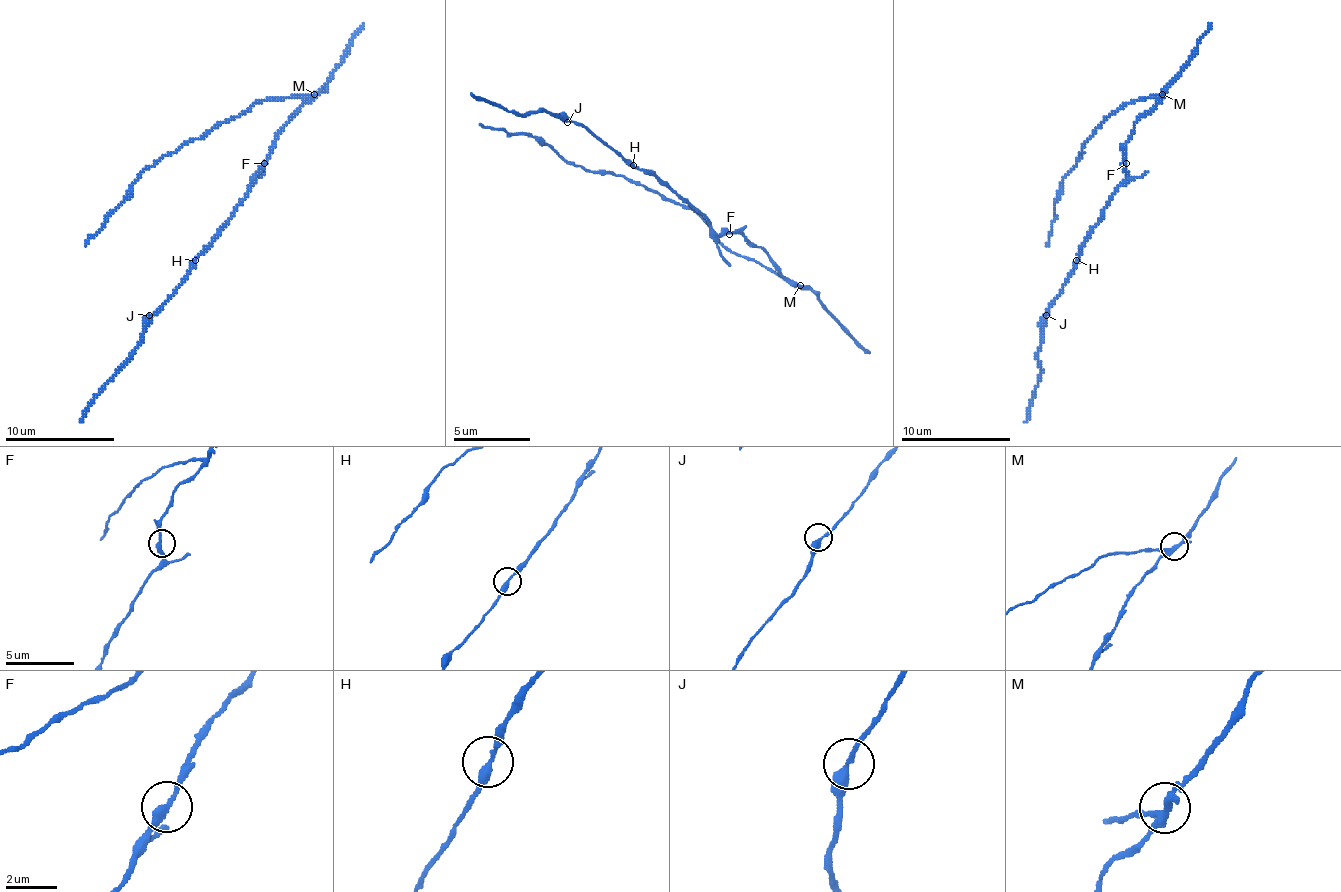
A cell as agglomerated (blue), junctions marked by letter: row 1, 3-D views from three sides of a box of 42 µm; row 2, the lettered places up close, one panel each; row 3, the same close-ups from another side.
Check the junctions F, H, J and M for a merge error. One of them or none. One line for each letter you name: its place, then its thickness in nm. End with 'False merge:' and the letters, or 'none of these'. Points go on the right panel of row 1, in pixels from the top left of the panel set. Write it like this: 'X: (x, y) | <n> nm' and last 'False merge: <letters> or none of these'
False merge: none of these

